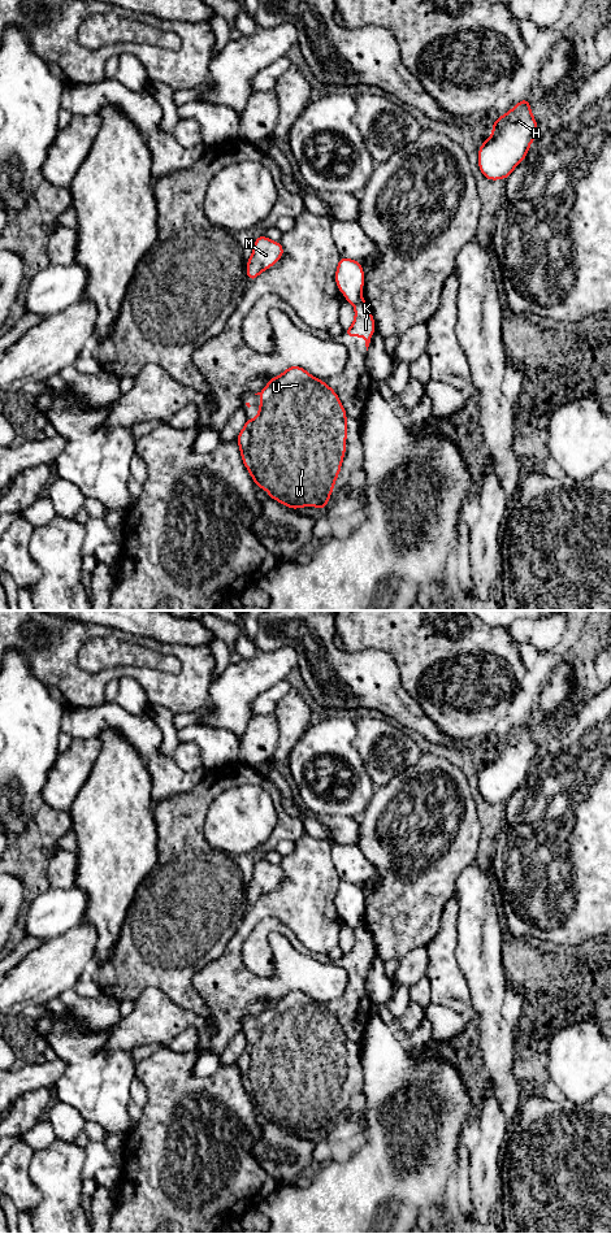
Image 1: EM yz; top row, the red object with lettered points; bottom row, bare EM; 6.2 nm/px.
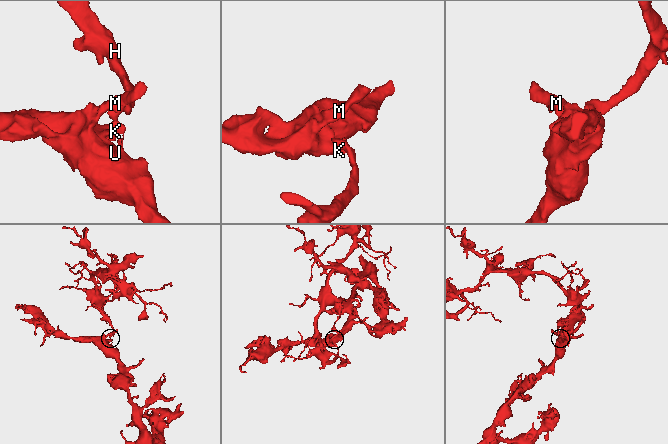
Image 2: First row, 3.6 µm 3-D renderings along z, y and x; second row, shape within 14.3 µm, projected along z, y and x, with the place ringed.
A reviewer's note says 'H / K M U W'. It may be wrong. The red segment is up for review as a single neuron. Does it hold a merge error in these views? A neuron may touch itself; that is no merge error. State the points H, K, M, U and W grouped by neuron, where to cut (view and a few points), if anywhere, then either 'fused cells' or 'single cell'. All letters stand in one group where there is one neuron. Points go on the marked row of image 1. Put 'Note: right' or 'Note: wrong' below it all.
H / K M U W | yz (360, 296), (355, 305) | fused cells
Note: right

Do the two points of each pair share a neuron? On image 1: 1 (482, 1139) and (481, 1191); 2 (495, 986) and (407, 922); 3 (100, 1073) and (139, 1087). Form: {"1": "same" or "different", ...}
{"1": "same", "2": "different", "3": "different"}

